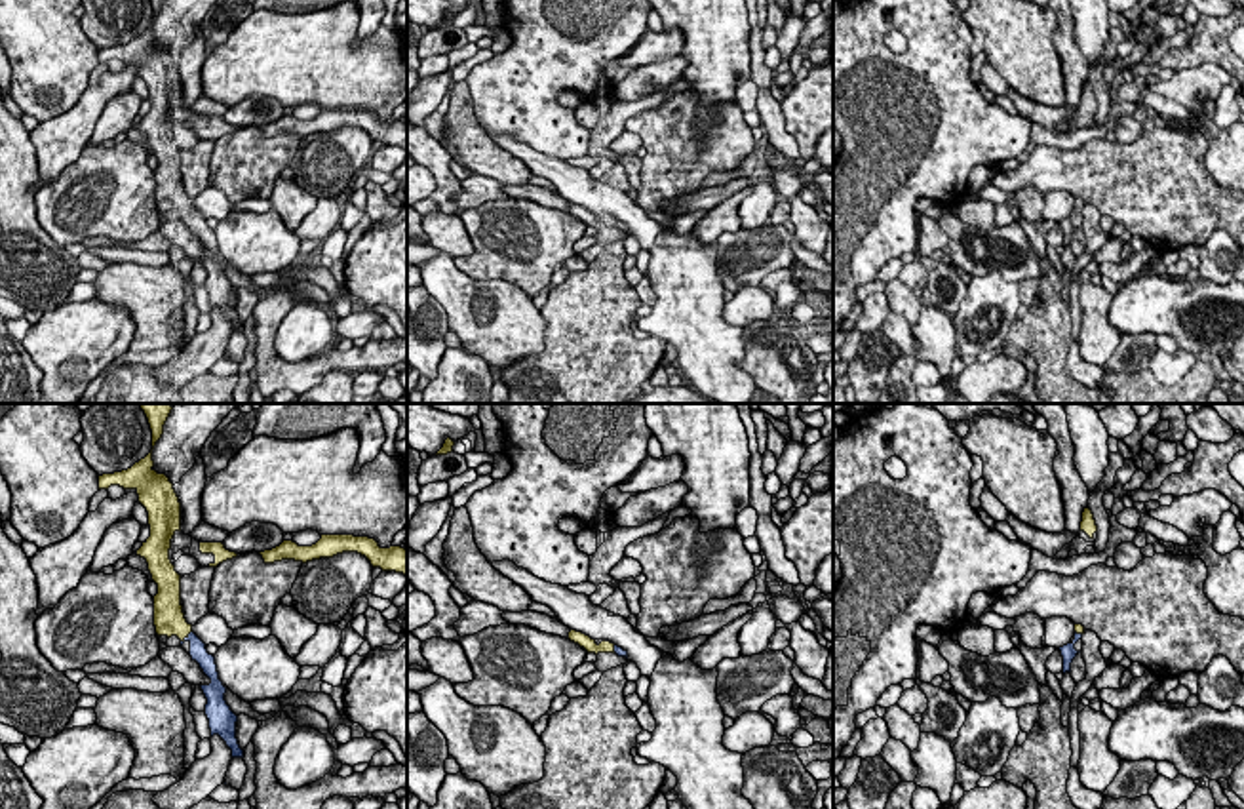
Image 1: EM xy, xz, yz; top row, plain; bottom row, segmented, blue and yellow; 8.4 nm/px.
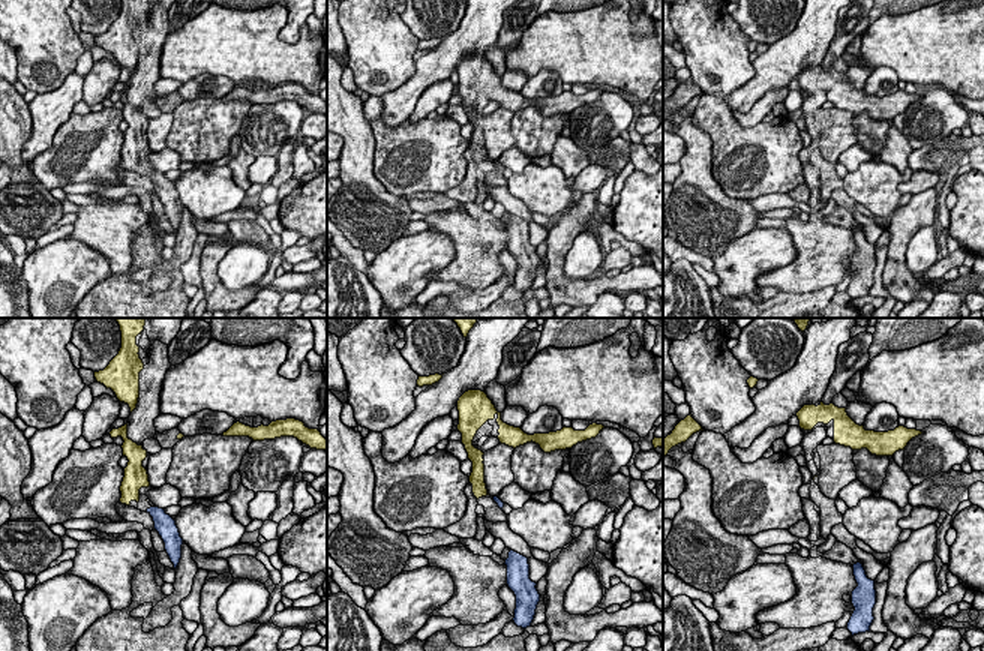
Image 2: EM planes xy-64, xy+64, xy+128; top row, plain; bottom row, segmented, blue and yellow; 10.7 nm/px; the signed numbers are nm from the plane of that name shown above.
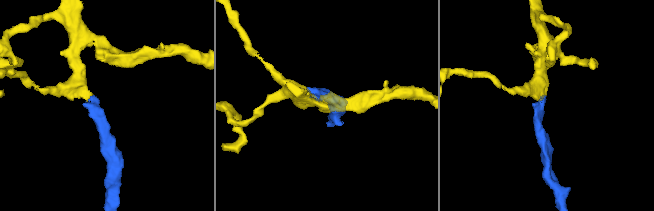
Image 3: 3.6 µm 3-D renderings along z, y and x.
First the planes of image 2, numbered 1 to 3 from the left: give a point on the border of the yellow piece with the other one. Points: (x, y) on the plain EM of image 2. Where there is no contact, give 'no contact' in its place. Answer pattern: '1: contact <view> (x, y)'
1: no contact
2: no contact
3: no contact

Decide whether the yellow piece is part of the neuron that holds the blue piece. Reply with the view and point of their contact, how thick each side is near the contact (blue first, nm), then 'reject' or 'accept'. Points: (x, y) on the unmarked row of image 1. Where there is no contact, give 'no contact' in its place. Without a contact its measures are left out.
xy (189, 210) | 140/260 nm | accept

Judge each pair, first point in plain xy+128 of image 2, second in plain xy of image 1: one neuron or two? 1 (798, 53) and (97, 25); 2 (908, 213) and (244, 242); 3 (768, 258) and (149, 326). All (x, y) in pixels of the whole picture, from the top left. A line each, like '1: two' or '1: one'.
1: two
2: two
3: two

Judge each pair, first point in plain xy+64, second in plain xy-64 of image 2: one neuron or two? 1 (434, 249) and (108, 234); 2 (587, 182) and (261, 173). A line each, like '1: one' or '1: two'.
1: two
2: one

